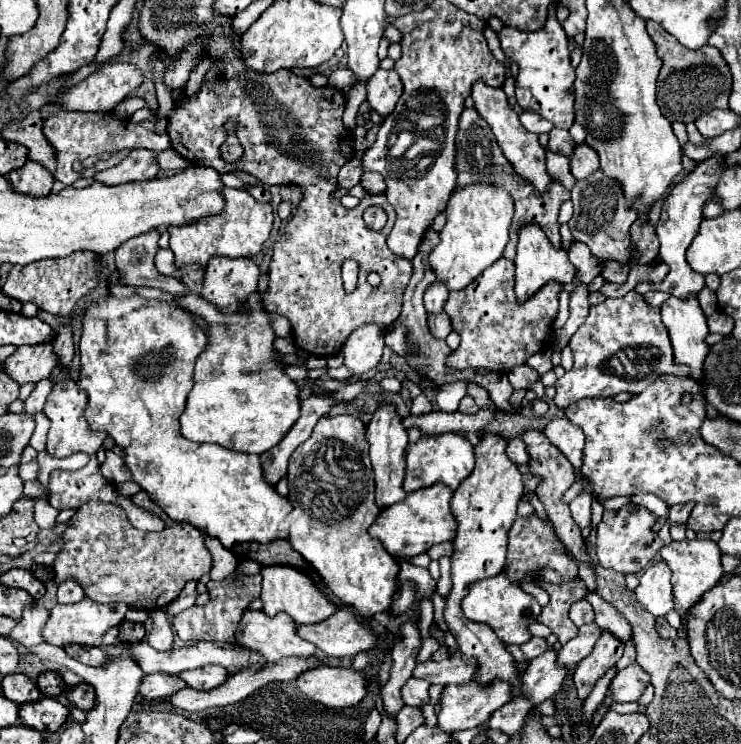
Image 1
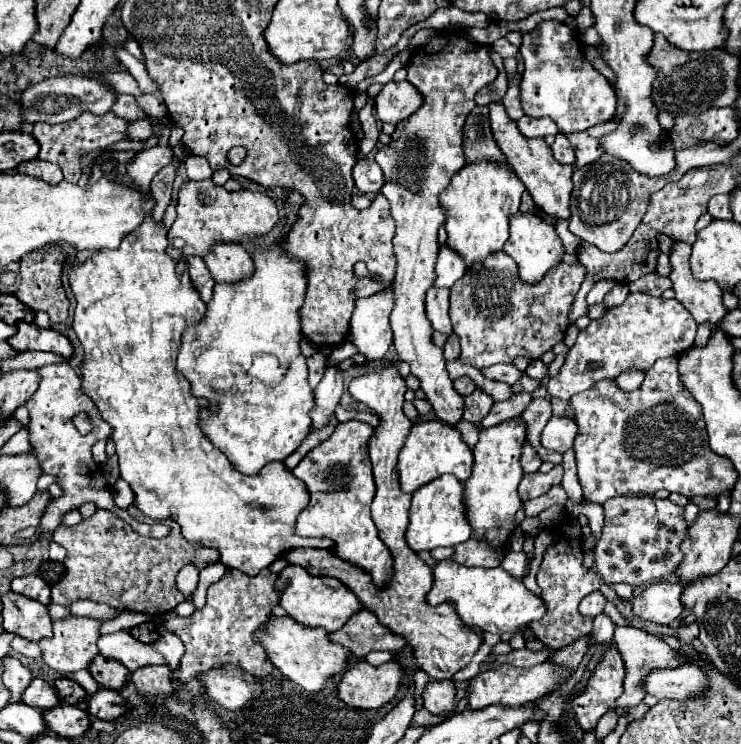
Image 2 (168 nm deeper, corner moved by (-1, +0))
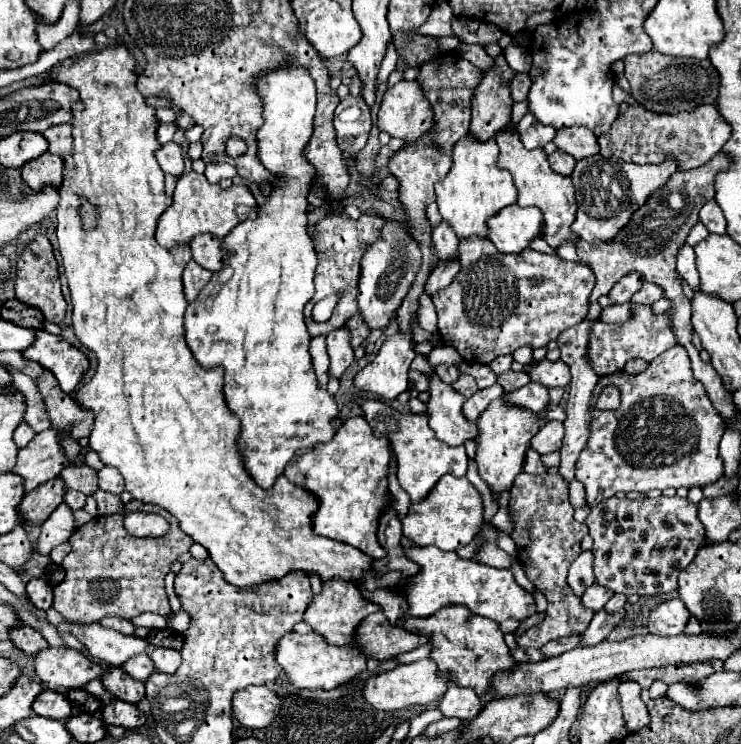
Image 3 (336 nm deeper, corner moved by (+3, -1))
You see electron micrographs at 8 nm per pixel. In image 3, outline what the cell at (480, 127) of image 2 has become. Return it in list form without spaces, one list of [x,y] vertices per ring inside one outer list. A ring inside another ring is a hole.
[[[504,56],[496,60],[492,70],[486,70],[482,82],[474,90],[472,98],[472,124],[470,132],[476,140],[490,140],[500,128],[506,128],[510,122],[510,110],[514,100],[510,98],[508,82],[514,76]]]

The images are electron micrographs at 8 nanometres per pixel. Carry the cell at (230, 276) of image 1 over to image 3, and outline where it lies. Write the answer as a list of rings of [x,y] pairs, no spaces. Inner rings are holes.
[[[198,234],[194,242],[190,242],[192,258],[206,270],[218,272],[224,268],[228,252],[222,248],[222,240],[214,238],[212,234]]]

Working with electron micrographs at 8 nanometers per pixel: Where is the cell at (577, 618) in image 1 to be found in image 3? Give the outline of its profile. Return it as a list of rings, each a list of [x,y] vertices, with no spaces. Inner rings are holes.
[[[592,584],[592,586],[588,586],[588,588],[586,588],[586,592],[584,592],[584,596],[582,596],[582,606],[584,606],[584,608],[588,608],[588,610],[598,612],[598,610],[602,610],[602,608],[604,608],[604,604],[612,598],[612,594],[614,594],[614,592],[606,590],[604,586]]]

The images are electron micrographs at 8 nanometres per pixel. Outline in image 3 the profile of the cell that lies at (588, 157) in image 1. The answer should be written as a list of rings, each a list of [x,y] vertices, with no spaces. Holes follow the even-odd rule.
[[[578,126],[578,128],[570,128],[570,130],[560,130],[554,138],[554,144],[562,150],[568,152],[570,156],[574,156],[576,160],[588,158],[598,154],[598,142],[596,136],[590,134],[590,130]]]

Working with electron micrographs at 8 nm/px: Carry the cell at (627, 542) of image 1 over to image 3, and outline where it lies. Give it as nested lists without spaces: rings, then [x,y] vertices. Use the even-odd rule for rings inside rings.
[[[608,498],[594,506],[586,518],[586,526],[590,528],[590,536],[594,540],[592,552],[594,552],[594,574],[596,582],[612,592],[618,594],[636,594],[636,596],[654,596],[664,594],[670,590],[676,590],[678,574],[694,560],[696,552],[704,544],[704,526],[698,520],[694,504],[690,504],[686,498],[648,498],[644,502],[634,502],[628,498]]]

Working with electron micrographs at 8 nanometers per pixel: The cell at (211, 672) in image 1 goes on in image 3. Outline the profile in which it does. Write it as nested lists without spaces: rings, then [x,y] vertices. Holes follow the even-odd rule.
[[[246,686],[232,698],[232,716],[250,728],[272,724],[278,714],[280,698],[268,686]]]

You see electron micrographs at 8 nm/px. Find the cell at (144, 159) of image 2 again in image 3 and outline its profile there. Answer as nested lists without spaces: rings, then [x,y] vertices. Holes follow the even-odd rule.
[[[168,142],[168,144],[160,146],[160,148],[156,150],[156,160],[158,160],[160,168],[162,168],[166,174],[180,176],[182,170],[184,170],[182,150],[180,150],[180,146],[174,144],[174,142]]]

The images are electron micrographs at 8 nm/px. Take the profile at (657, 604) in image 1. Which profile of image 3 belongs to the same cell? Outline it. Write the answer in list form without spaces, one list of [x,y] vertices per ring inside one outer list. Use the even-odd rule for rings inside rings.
[[[670,598],[654,606],[648,614],[648,630],[658,636],[676,636],[684,632],[684,626],[690,618],[684,602],[680,598]]]

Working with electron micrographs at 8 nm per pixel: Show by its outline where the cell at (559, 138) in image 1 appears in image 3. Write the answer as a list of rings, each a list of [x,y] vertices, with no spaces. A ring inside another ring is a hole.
[[[562,150],[552,152],[552,154],[548,156],[548,162],[550,162],[550,168],[552,168],[554,172],[562,174],[562,176],[570,176],[572,170],[574,170],[574,164],[576,164],[576,160],[574,160],[570,154],[562,152]]]

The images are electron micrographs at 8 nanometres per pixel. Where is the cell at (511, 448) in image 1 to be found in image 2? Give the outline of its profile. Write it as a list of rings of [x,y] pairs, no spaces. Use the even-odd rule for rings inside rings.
[[[524,443],[524,449],[522,449],[522,469],[524,473],[534,473],[538,471],[542,465],[542,459],[538,457],[538,453],[532,449],[530,443]]]

